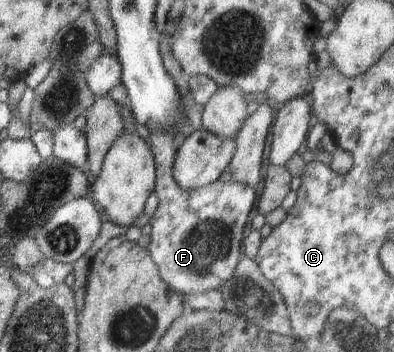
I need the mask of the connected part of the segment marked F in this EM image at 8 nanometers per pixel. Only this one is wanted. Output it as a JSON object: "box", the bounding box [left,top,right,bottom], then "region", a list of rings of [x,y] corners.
{"box":[148,122,256,294],"region":[[[172,122],[174,128],[170,130],[150,130],[151,151],[155,158],[156,182],[154,194],[158,199],[158,206],[154,216],[150,216],[148,222],[152,229],[150,230],[149,251],[152,260],[159,268],[160,276],[168,286],[176,292],[186,294],[202,294],[210,290],[219,289],[220,286],[233,277],[235,268],[242,258],[240,246],[242,246],[242,234],[244,226],[248,222],[248,214],[254,206],[256,200],[256,191],[240,182],[216,181],[208,186],[194,188],[194,190],[182,190],[172,176],[172,166],[176,160],[176,152],[180,142],[182,142],[180,132],[180,122]]]}

